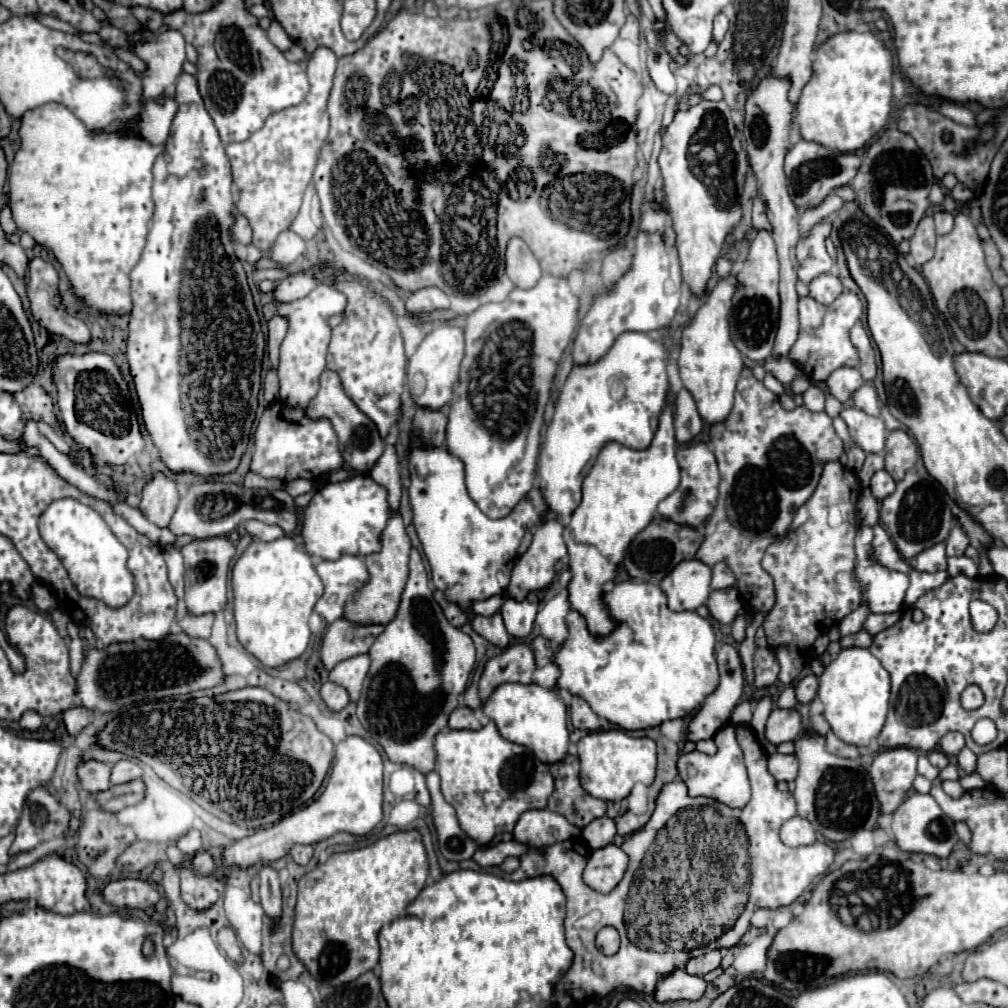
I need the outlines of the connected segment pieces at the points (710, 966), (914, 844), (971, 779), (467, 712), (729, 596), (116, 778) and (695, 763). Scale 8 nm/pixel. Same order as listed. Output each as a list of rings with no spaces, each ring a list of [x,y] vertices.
[[[718,949],[708,951],[708,953],[704,953],[704,955],[694,957],[694,959],[688,961],[688,963],[686,963],[686,973],[702,977],[702,975],[714,971],[714,969],[720,965],[720,961],[722,961],[722,957],[720,957],[720,951],[718,951]]]
[[[912,793],[904,799],[904,803],[894,813],[892,833],[902,851],[928,853],[928,855],[936,855],[940,859],[946,859],[952,853],[954,845],[958,843],[958,835],[954,831],[954,821],[938,807],[938,803],[934,801],[934,797],[930,793],[928,795]]]
[[[970,773],[970,775],[960,777],[960,785],[962,785],[966,791],[972,791],[972,789],[984,789],[984,787],[986,787],[986,781],[984,781],[978,773]]]
[[[456,707],[450,715],[450,729],[480,729],[480,721],[468,707]]]
[[[728,587],[728,589],[718,589],[718,591],[712,591],[710,597],[708,597],[708,609],[710,609],[710,615],[726,625],[726,623],[732,623],[738,615],[738,611],[742,609],[742,603],[740,603],[740,597],[738,597],[738,589],[736,587]]]
[[[124,759],[124,761],[118,761],[114,767],[112,767],[112,783],[114,785],[120,785],[120,783],[128,783],[128,781],[134,781],[134,779],[140,779],[142,777],[142,767],[130,759]]]
[[[726,725],[714,737],[714,741],[718,745],[716,755],[704,755],[700,751],[692,751],[692,753],[686,753],[680,757],[678,763],[686,763],[686,773],[682,773],[682,779],[688,785],[688,793],[692,797],[698,797],[698,795],[712,797],[730,807],[744,807],[750,799],[750,783],[748,783],[748,775],[746,775],[746,767],[744,767],[742,749],[736,741],[734,725]]]

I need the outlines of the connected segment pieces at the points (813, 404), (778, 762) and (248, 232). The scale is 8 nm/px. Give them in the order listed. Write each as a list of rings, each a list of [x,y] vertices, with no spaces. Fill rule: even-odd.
[[[810,385],[802,397],[804,397],[804,405],[810,411],[824,411],[824,393],[816,385]]]
[[[774,753],[768,757],[768,769],[776,781],[794,781],[798,775],[798,759],[794,755]]]
[[[234,211],[234,225],[232,225],[232,231],[234,231],[234,237],[236,237],[240,243],[248,245],[248,241],[252,241],[252,229],[250,229],[246,217],[240,215],[240,213],[236,213],[236,211]]]

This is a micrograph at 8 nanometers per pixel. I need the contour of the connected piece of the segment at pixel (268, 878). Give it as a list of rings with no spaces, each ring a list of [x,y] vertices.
[[[264,865],[260,869],[260,899],[262,899],[262,907],[266,911],[266,915],[270,915],[272,919],[280,917],[282,911],[282,891],[280,891],[280,873],[270,867]]]

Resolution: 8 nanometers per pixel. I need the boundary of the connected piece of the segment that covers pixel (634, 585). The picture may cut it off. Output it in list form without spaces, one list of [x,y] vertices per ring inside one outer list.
[[[622,581],[622,583],[616,583],[616,587],[606,593],[606,603],[610,607],[610,613],[616,621],[620,621],[618,629],[614,629],[614,633],[610,633],[608,637],[592,637],[586,629],[586,621],[580,613],[576,611],[570,611],[568,615],[568,639],[566,643],[560,647],[560,651],[556,653],[556,665],[560,667],[560,679],[558,679],[558,687],[564,689],[564,691],[570,691],[572,695],[578,695],[582,697],[584,701],[588,701],[588,705],[594,709],[594,713],[598,717],[604,717],[608,719],[610,723],[614,725],[620,725],[622,729],[626,731],[636,731],[636,729],[650,729],[650,727],[658,727],[660,723],[664,721],[670,721],[670,719],[682,719],[682,717],[688,717],[692,715],[700,705],[702,701],[716,689],[718,685],[718,669],[716,669],[716,657],[714,657],[714,645],[716,645],[716,635],[714,635],[714,629],[710,625],[708,619],[700,617],[696,611],[684,611],[684,613],[676,613],[676,611],[670,611],[668,605],[666,605],[666,595],[664,591],[658,587],[658,585],[650,585],[650,583],[638,583],[638,581]]]

